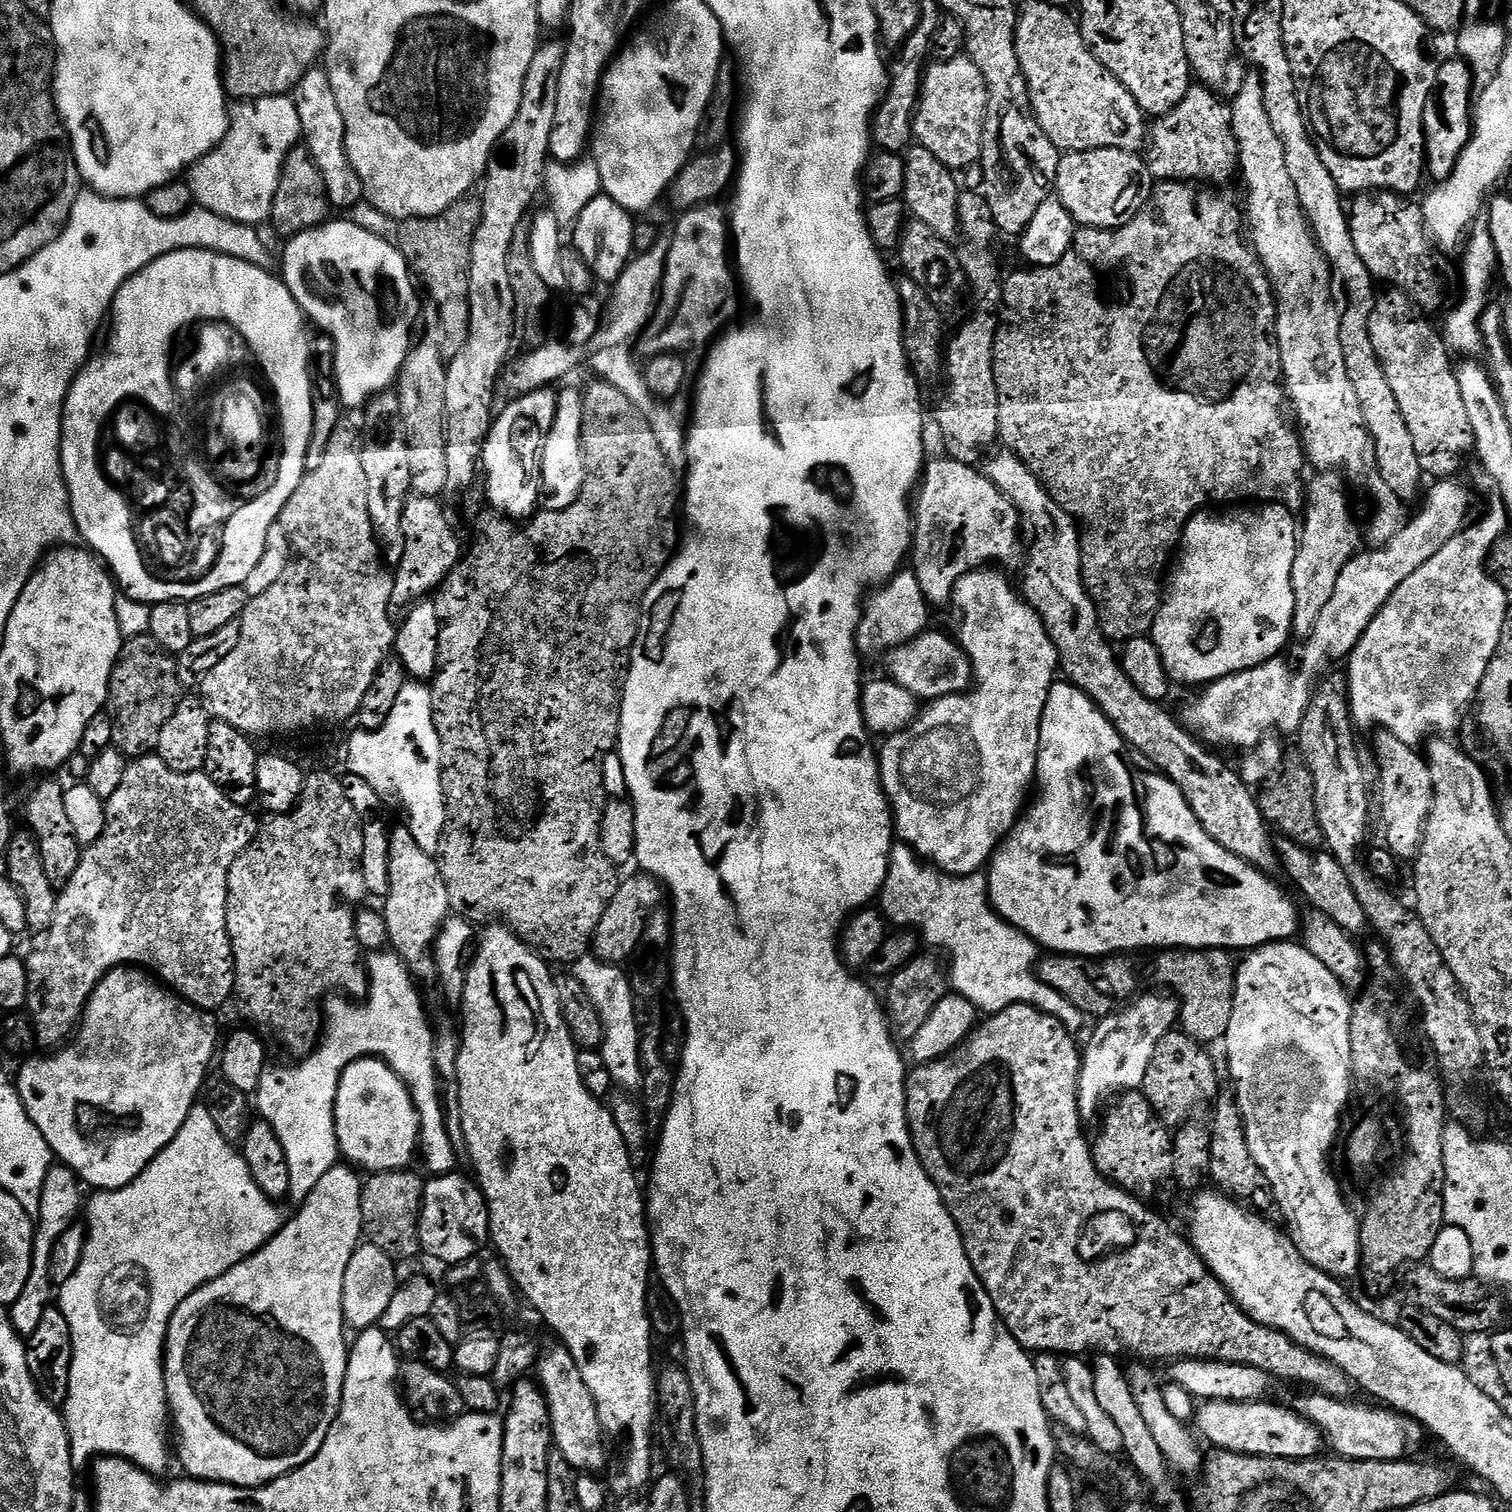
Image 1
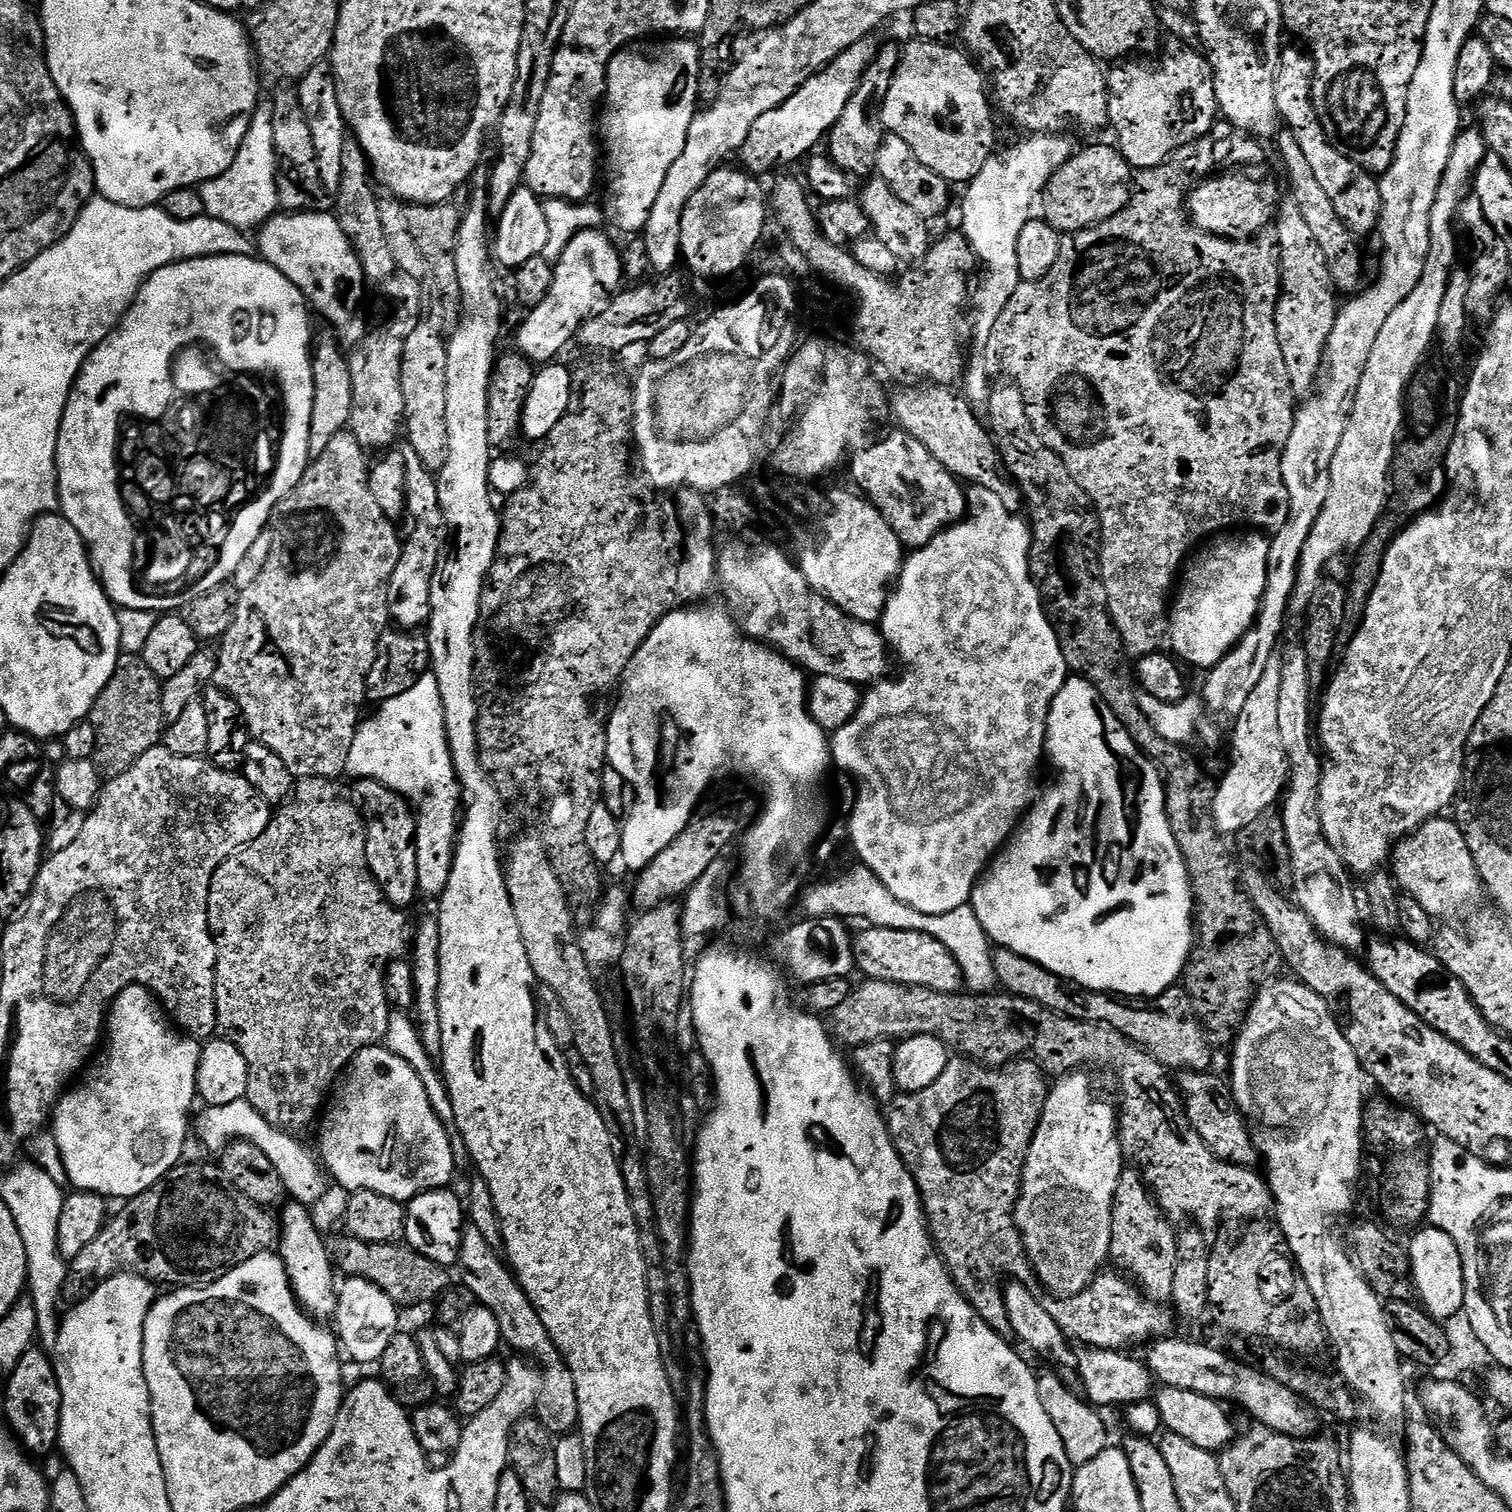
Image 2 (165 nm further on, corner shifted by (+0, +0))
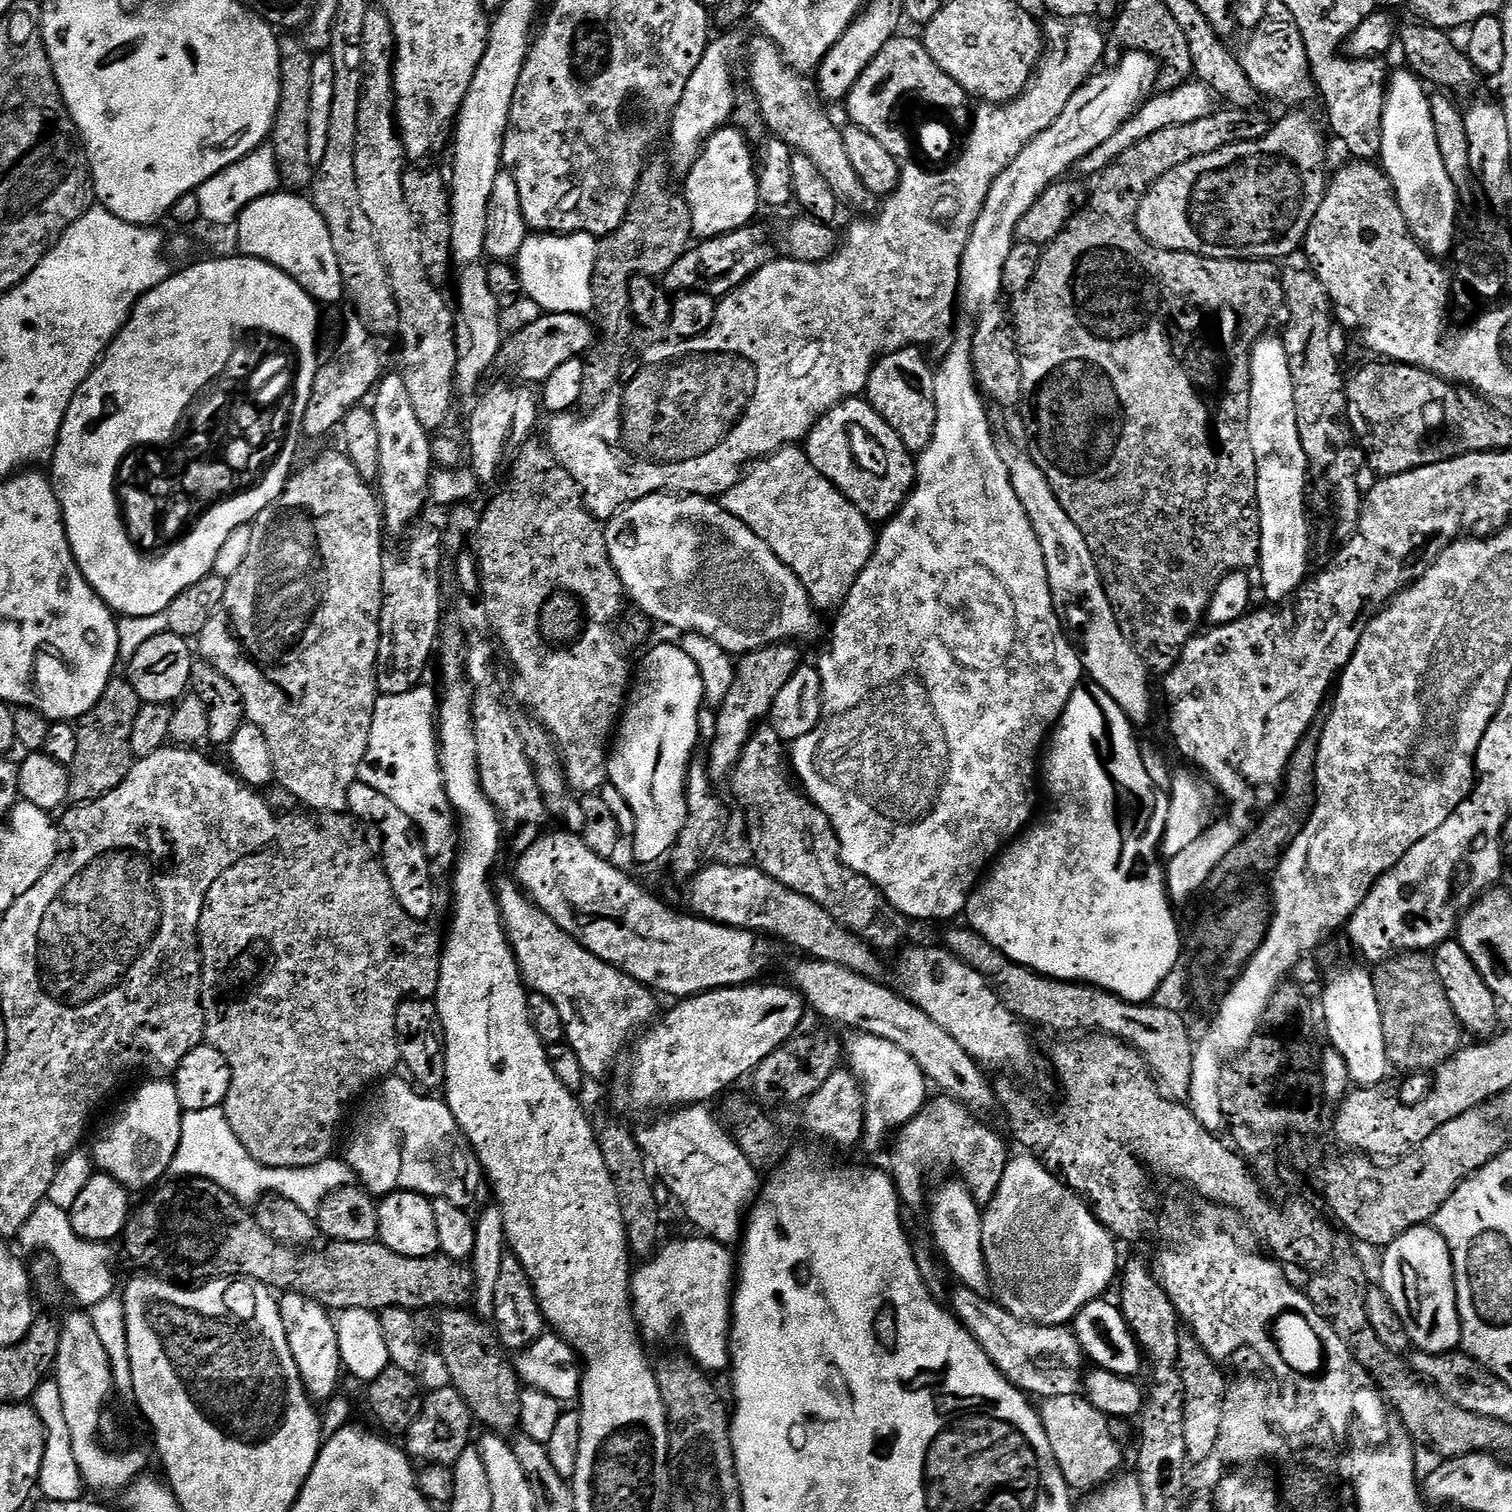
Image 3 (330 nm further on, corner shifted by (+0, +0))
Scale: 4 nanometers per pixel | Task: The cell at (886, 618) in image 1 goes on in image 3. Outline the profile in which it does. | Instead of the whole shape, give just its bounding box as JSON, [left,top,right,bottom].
[718,446,878,610]

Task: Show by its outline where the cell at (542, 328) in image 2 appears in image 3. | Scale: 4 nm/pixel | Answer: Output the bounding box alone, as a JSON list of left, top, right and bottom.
[466,384,538,485]

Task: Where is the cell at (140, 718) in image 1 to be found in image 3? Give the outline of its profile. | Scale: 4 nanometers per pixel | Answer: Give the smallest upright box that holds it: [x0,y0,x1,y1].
[70,678,141,798]

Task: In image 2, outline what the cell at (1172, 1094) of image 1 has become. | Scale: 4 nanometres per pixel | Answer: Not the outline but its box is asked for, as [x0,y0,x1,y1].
[1178,1070,1258,1166]

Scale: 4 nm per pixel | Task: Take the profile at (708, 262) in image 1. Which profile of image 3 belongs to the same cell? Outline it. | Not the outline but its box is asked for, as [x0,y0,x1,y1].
[682,126,762,240]

